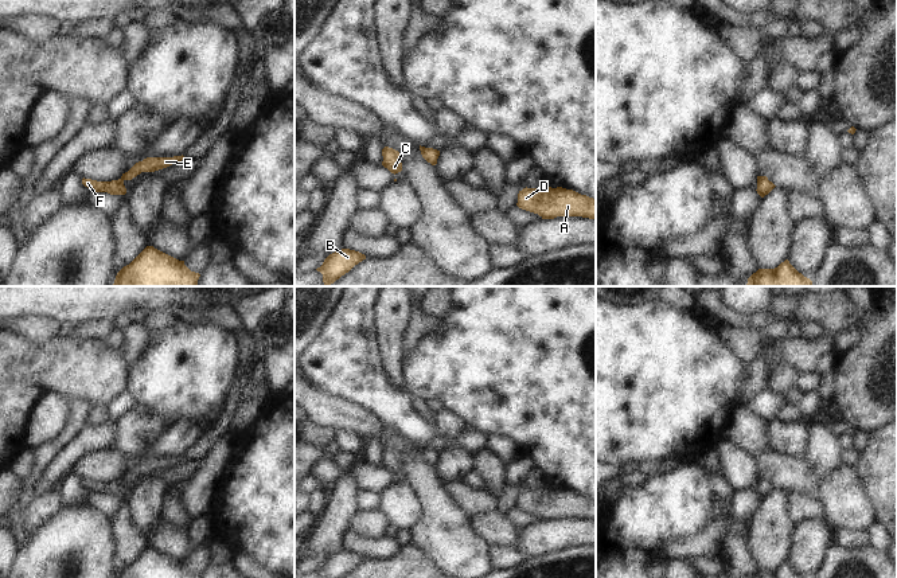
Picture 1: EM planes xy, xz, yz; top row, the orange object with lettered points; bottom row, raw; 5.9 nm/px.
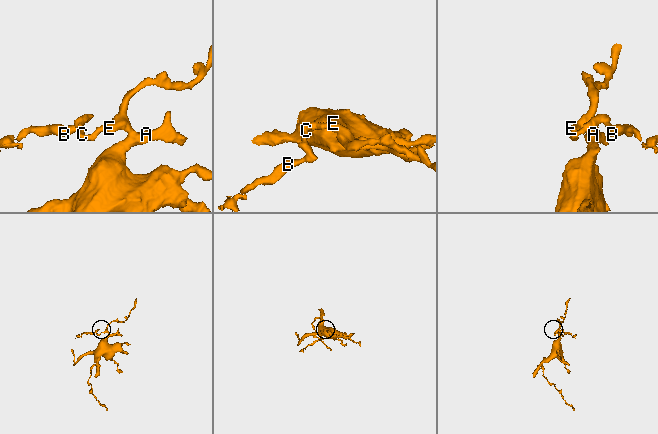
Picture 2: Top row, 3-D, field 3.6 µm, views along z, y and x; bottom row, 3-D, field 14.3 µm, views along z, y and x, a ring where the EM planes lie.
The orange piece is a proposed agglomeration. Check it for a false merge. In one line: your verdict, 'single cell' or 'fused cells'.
single cell

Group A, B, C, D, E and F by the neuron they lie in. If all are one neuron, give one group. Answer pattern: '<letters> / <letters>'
A B C D E F

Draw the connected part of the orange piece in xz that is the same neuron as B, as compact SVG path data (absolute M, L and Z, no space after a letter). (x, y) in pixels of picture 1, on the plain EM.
M342 550L329 555L316 571L320 573L323 578L342 578L363 561L366 561L364 555Z

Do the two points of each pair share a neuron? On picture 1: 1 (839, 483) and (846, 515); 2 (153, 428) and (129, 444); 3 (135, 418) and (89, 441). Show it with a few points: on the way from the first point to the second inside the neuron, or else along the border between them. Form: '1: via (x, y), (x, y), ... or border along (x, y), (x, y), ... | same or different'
1: via (842, 491), (846, 507) | same
2: via (148, 428), (135, 438) | same
3: border along (114, 424), (114, 444), (112, 446) | different

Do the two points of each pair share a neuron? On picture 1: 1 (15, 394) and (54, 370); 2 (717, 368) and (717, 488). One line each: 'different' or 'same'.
1: same
2: different

